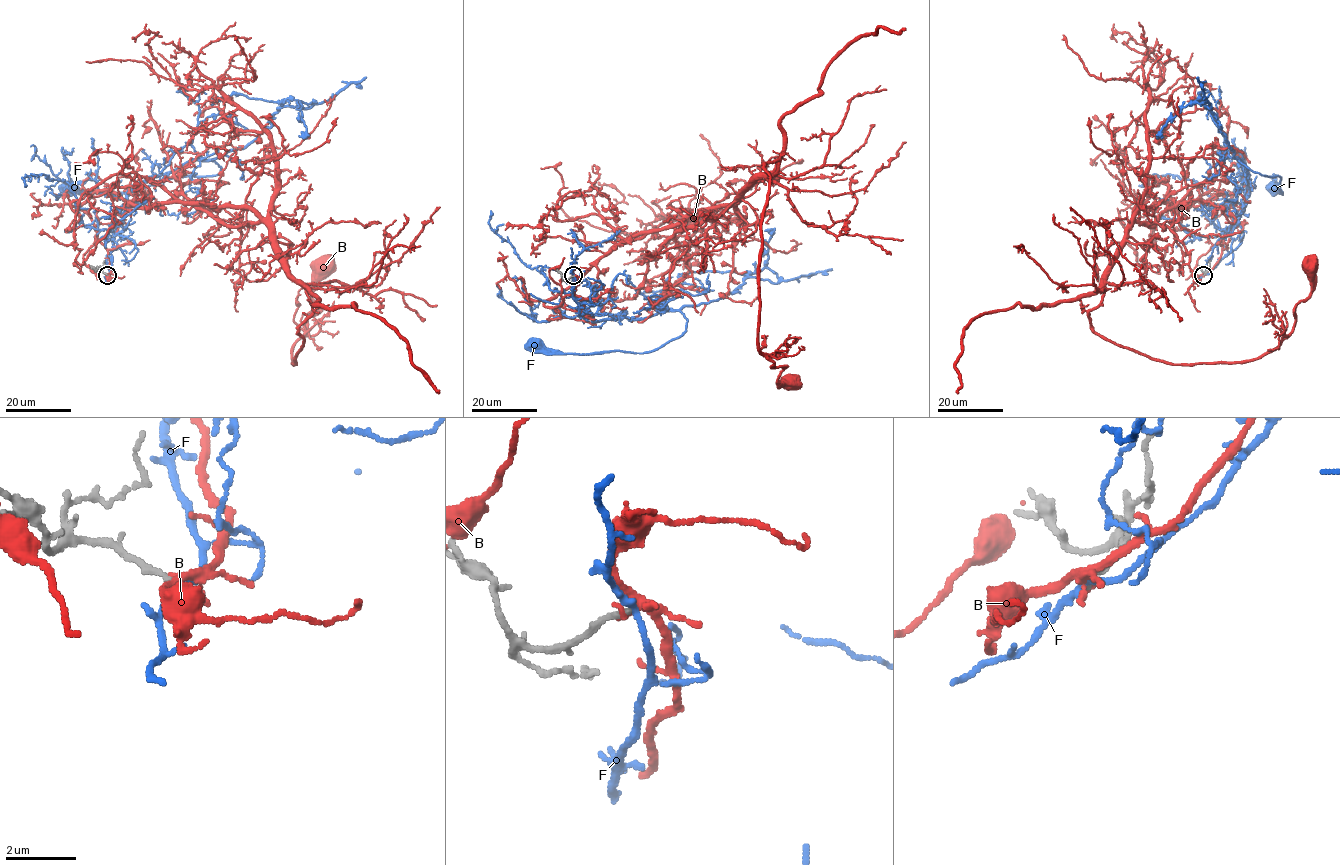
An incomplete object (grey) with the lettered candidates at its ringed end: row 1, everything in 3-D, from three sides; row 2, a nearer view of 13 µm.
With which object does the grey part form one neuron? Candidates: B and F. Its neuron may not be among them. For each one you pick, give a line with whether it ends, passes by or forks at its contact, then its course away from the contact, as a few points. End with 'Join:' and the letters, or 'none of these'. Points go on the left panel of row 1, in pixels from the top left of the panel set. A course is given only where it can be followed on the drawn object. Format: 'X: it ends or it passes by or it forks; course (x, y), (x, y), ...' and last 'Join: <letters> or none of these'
Join: none of these

